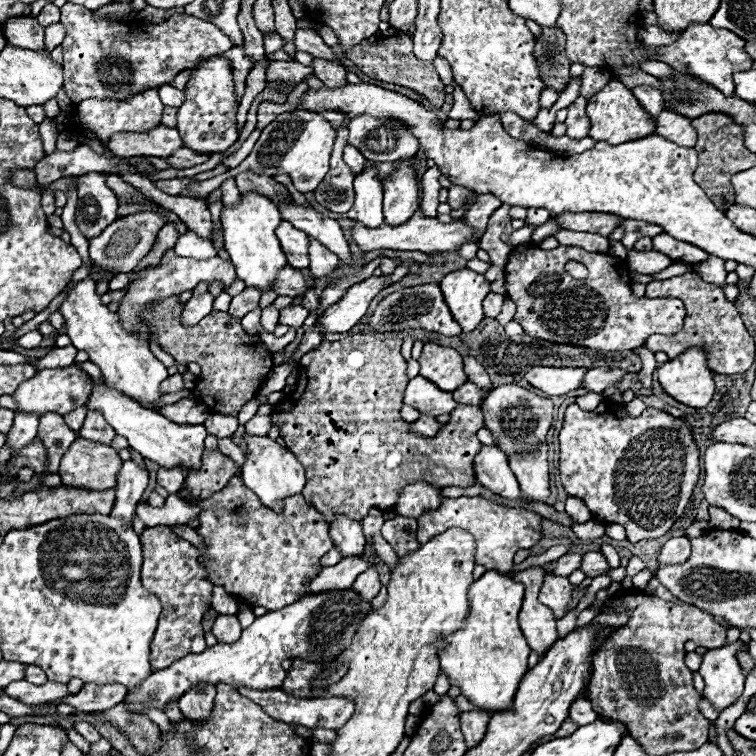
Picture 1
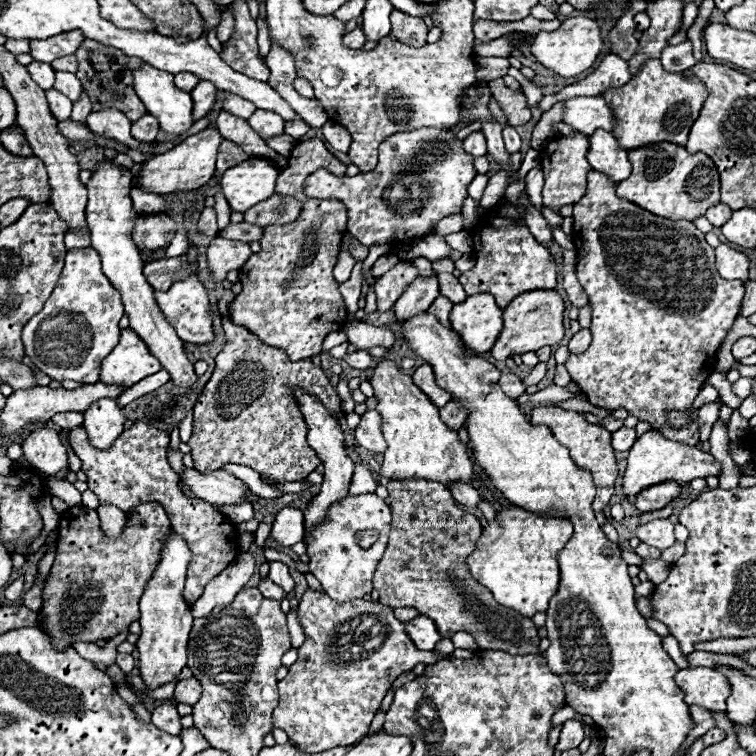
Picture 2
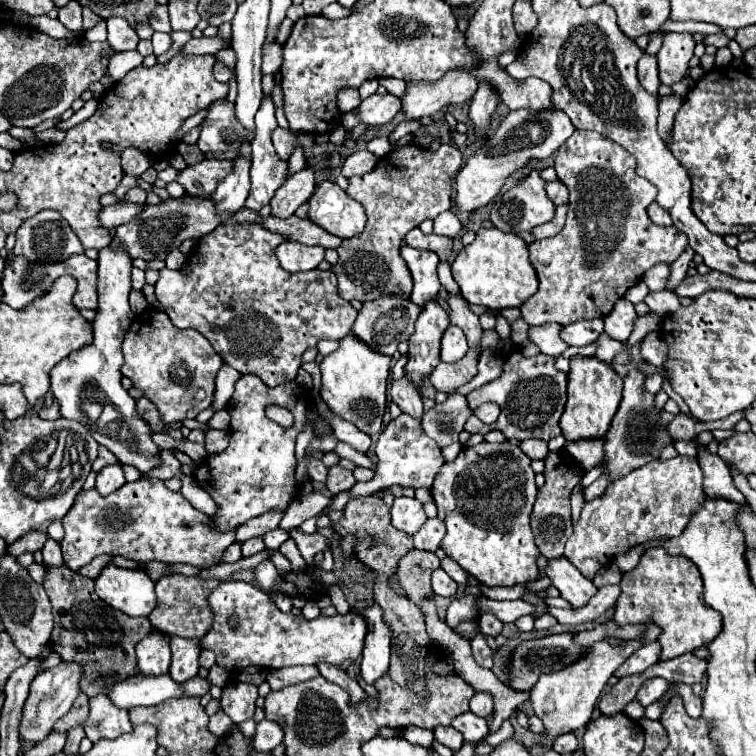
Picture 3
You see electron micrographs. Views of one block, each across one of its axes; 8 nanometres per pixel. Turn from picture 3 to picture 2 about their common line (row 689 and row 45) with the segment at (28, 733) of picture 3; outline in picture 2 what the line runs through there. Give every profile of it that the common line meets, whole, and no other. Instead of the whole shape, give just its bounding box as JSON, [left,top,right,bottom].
[30,32,84,64]

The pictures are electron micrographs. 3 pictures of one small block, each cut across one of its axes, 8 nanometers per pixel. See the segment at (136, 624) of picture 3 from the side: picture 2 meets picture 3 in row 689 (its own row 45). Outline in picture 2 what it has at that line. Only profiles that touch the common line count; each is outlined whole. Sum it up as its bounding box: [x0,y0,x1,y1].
[76,40,146,122]

